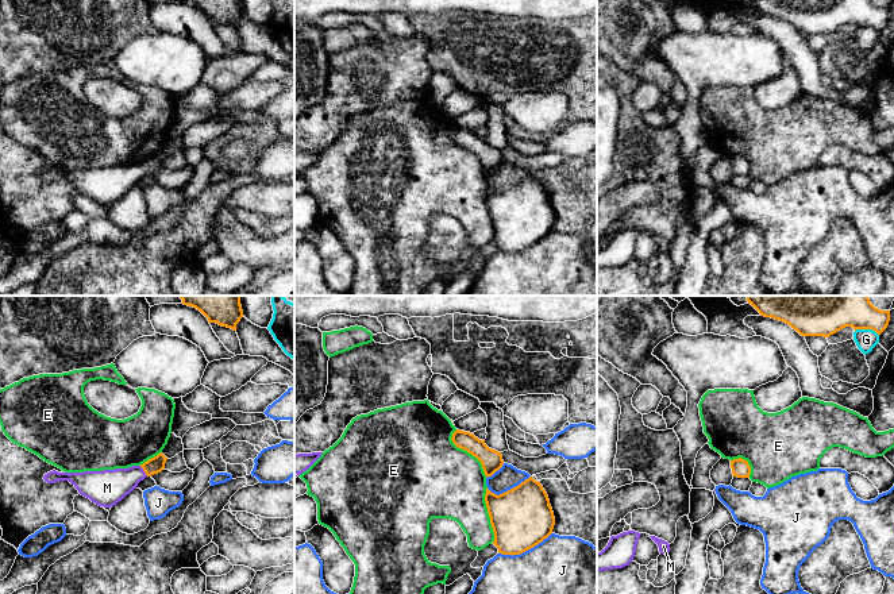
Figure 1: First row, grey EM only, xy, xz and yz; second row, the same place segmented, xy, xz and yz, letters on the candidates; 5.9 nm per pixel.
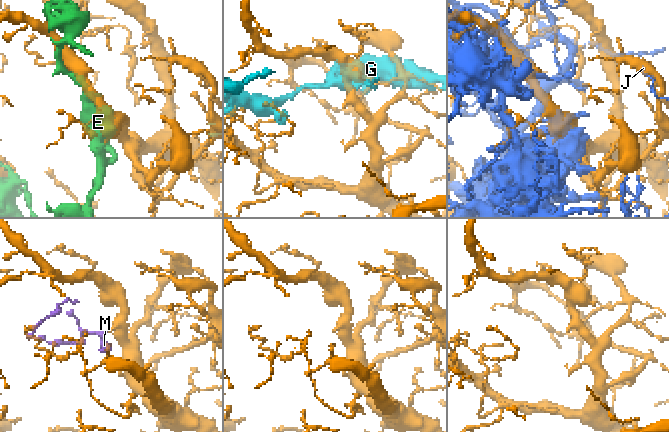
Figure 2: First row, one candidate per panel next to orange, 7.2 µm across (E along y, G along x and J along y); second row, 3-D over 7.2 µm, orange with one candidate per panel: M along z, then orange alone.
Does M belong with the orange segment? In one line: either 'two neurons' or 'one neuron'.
one neuron

